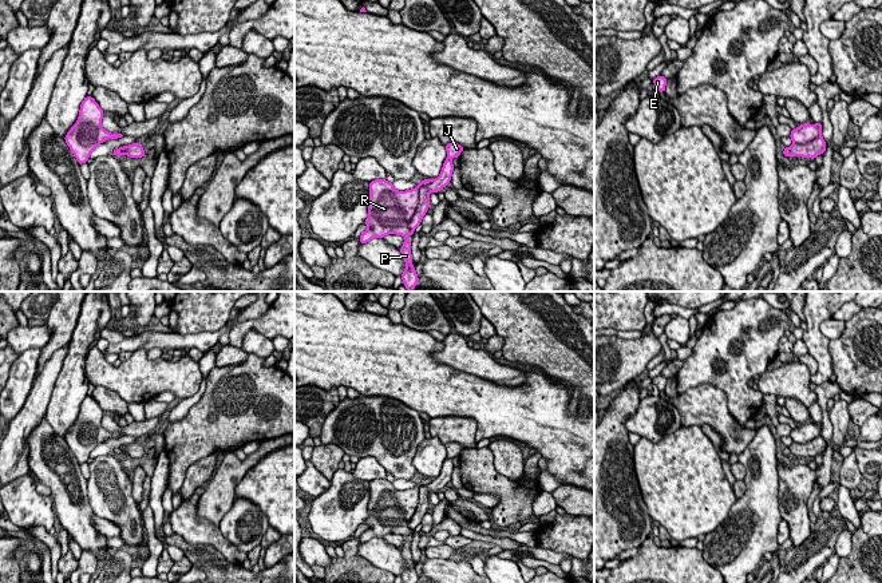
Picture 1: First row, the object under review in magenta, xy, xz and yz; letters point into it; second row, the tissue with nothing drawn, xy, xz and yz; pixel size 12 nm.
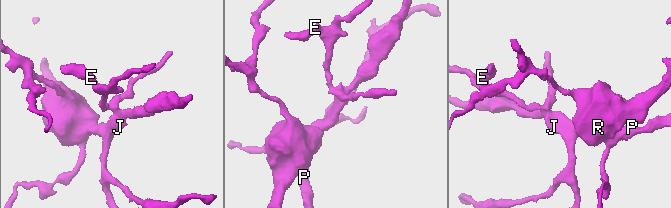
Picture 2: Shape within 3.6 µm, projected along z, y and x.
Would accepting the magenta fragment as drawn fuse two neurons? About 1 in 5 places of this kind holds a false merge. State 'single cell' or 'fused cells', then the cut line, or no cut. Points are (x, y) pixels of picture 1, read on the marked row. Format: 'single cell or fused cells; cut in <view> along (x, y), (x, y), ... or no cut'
fused cells; cut in xz along (432, 181), (419, 189), (419, 203), (408, 223), (412, 231)

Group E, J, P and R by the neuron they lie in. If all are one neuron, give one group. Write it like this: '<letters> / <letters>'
E J R / P

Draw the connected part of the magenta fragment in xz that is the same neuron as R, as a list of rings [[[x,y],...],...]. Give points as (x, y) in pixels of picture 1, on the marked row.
[[[387,179],[369,182],[368,226],[361,233],[360,243],[367,243],[373,238],[384,238],[387,234],[410,237],[415,231],[408,227],[414,213],[419,205],[419,189],[426,187],[432,181],[423,179],[415,189],[399,191]]]

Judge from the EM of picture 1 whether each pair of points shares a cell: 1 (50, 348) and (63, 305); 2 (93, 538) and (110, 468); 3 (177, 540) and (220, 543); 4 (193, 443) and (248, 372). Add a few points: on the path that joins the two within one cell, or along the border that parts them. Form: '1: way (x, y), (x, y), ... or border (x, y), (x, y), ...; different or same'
1: way (59, 337), (63, 316); same
2: border (87, 484), (89, 504), (95, 515); different
3: border (174, 532), (192, 544), (210, 544), (216, 548); different
4: way (196, 424), (229, 391); same

